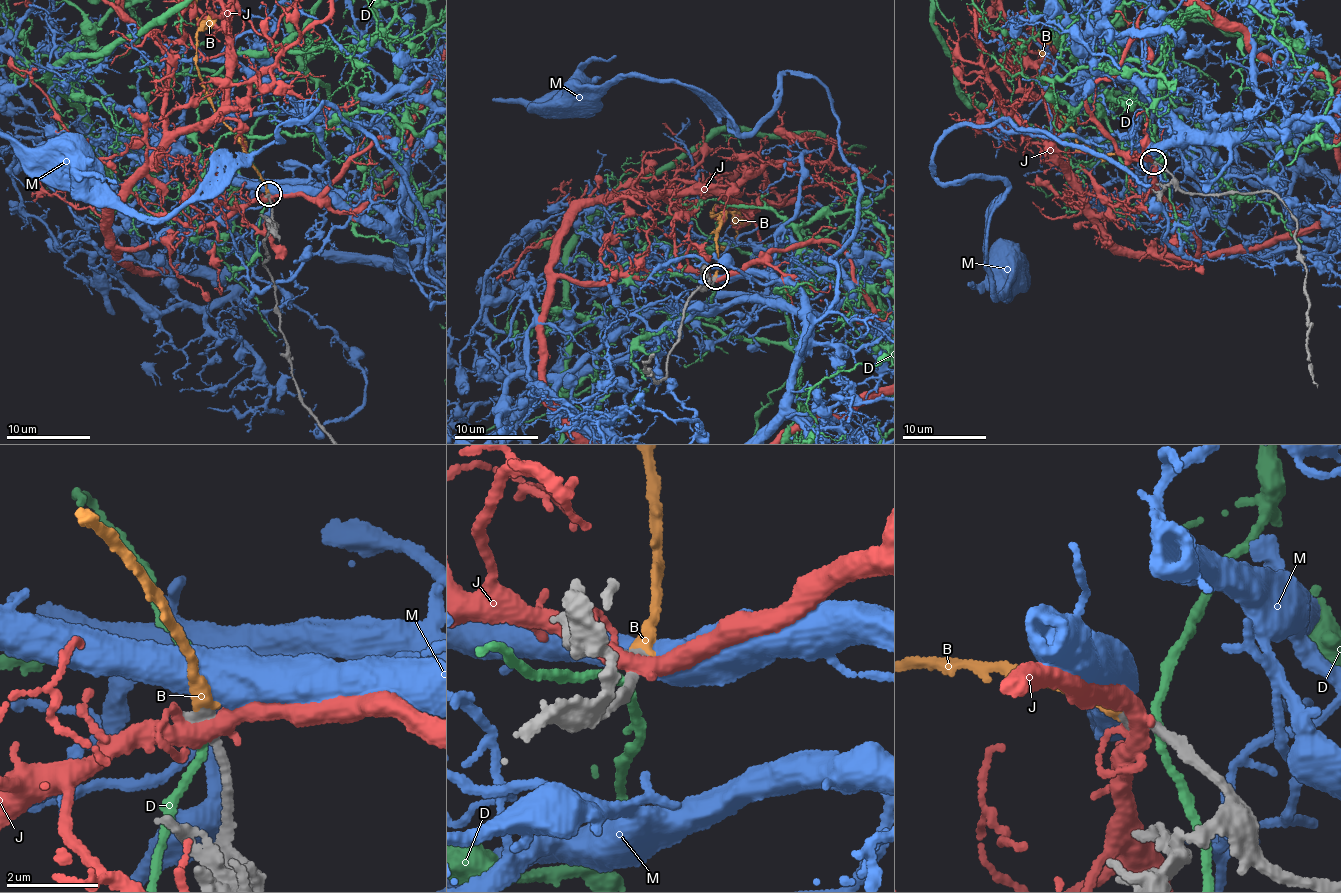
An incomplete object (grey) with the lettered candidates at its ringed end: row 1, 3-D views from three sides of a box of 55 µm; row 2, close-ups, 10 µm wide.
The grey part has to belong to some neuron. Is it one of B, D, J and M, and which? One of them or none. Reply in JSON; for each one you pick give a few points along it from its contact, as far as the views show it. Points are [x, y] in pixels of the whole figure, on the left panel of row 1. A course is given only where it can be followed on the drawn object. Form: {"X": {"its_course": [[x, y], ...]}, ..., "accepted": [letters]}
{"accepted": ["B"]}

